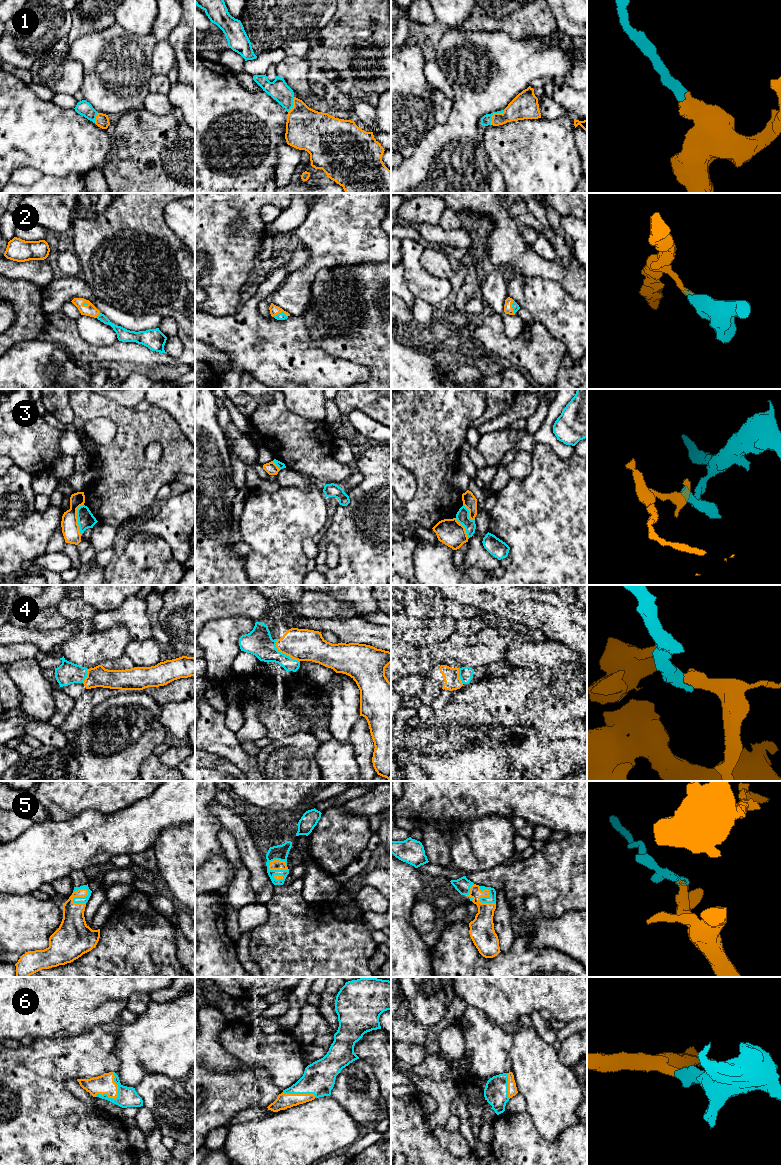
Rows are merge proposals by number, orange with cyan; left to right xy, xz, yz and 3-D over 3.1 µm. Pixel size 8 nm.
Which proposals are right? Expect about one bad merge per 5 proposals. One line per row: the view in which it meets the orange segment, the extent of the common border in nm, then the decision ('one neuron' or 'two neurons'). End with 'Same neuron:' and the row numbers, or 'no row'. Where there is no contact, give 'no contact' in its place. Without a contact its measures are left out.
1: yz | 170 nm | one neuron
2: xz | 120 nm | one neuron
3: xy | 260 nm | two neurons
4: xz | 260 nm | one neuron
5: xy | 160 nm | one neuron
6: xy | 260 nm | one neuron
Same neuron: 1, 2, 4, 5, 6

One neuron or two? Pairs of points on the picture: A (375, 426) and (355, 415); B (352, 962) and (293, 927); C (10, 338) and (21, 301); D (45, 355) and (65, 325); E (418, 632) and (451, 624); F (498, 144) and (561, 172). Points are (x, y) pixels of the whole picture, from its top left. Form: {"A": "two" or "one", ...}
{"A": "one", "B": "one", "C": "one", "D": "two", "E": "one", "F": "one"}

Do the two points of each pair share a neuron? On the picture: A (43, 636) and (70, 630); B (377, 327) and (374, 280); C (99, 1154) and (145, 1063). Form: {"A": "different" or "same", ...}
{"A": "same", "B": "same", "C": "different"}

